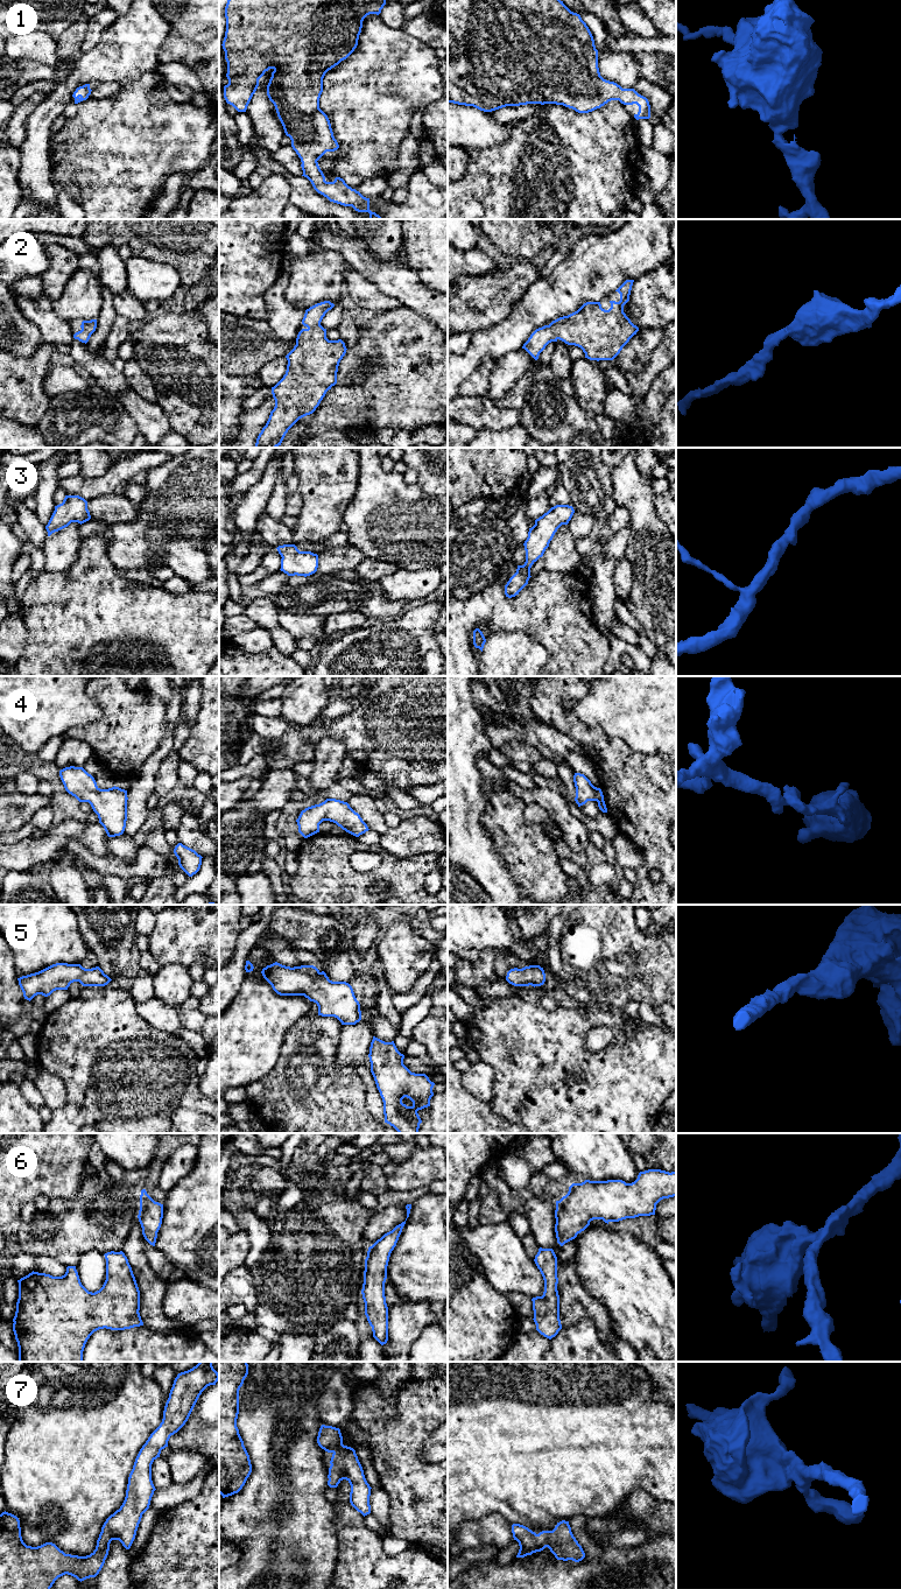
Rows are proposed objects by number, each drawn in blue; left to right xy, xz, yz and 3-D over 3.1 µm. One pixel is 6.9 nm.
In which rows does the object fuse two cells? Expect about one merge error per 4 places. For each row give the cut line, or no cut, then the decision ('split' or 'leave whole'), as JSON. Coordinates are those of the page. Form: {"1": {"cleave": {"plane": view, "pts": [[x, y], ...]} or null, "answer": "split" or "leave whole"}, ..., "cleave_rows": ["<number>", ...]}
{"1": {"cleave": null, "answer": "leave whole"}, "2": {"cleave": null, "answer": "leave whole"}, "3": {"cleave": null, "answer": "leave whole"}, "4": {"cleave": null, "answer": "leave whole"}, "5": {"cleave": null, "answer": "leave whole"}, "6": {"cleave": null, "answer": "leave whole"}, "7": {"cleave": null, "answer": "leave whole"}, "cleave_rows": []}

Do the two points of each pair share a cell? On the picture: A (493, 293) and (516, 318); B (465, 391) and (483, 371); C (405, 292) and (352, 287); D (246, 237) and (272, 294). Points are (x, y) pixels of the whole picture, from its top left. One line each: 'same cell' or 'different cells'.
A: different cells
B: same cell
C: different cells
D: different cells

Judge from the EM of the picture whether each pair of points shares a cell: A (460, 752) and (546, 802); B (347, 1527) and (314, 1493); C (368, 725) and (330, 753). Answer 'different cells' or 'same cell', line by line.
A: different cells
B: different cells
C: different cells

